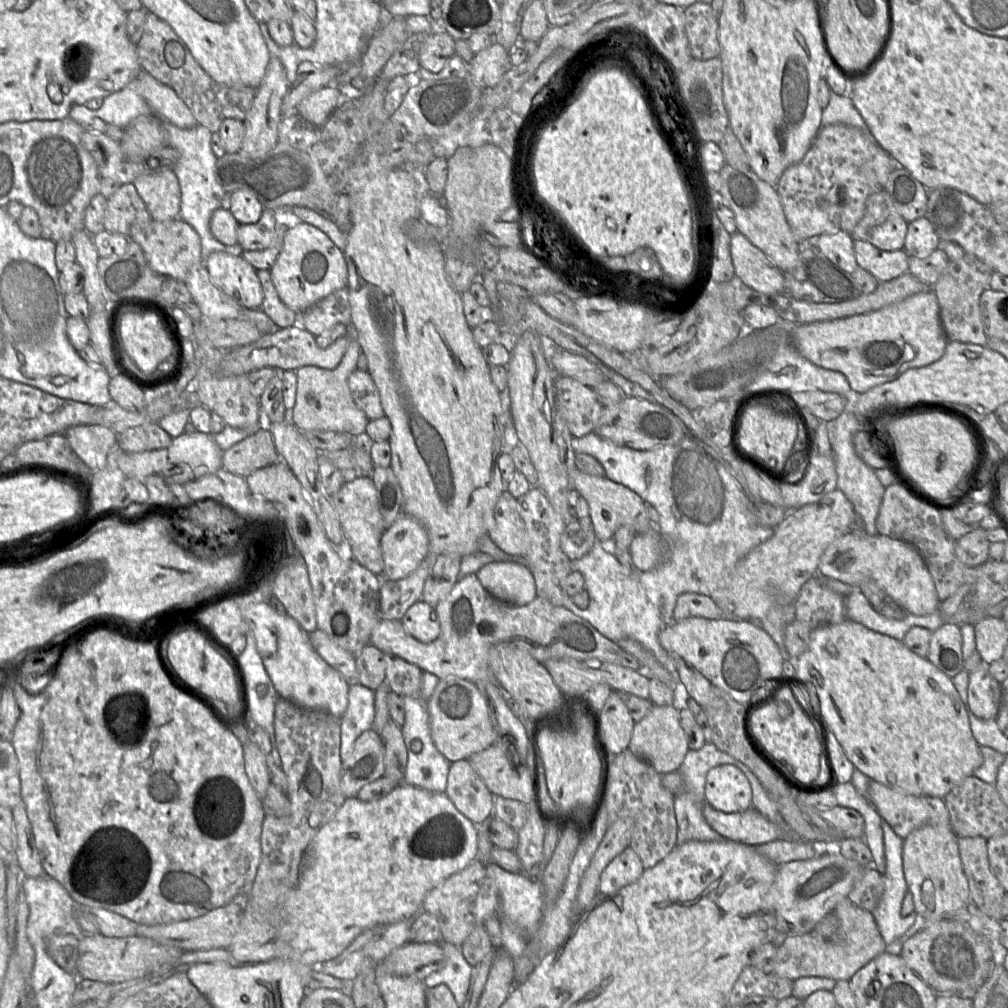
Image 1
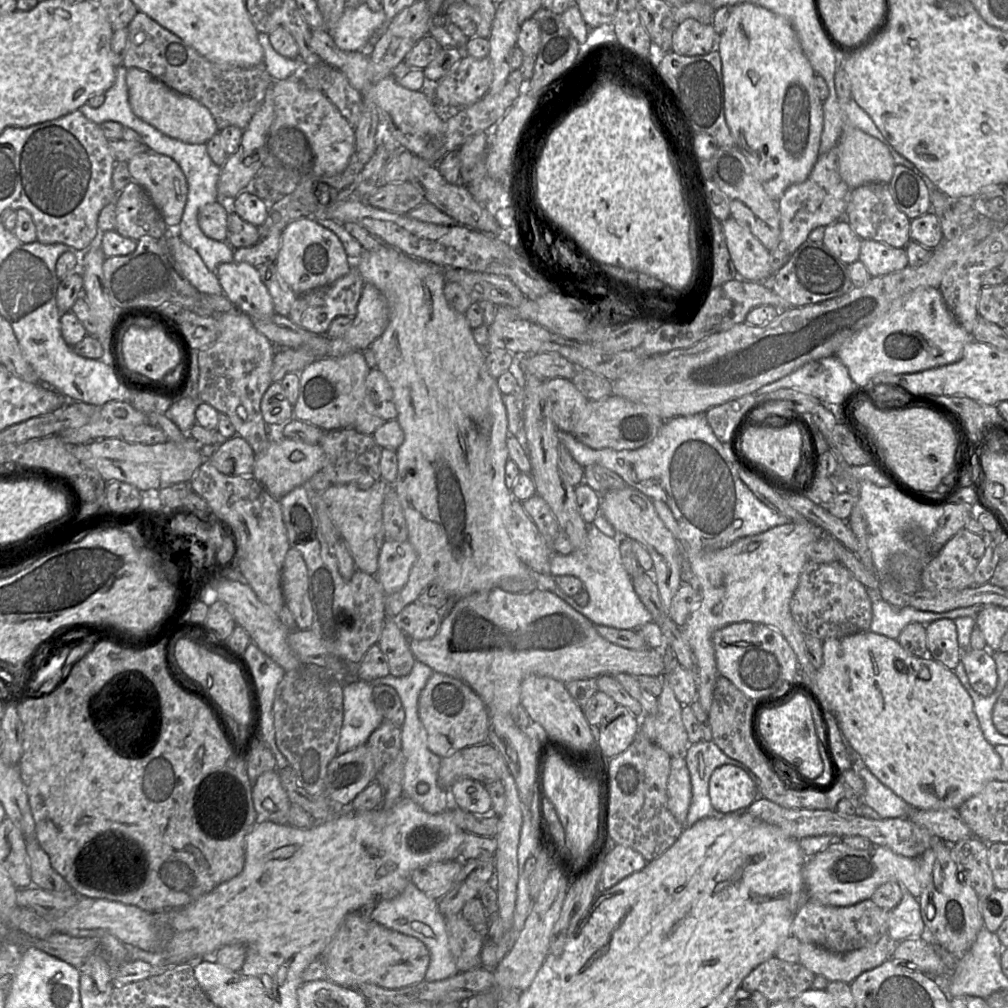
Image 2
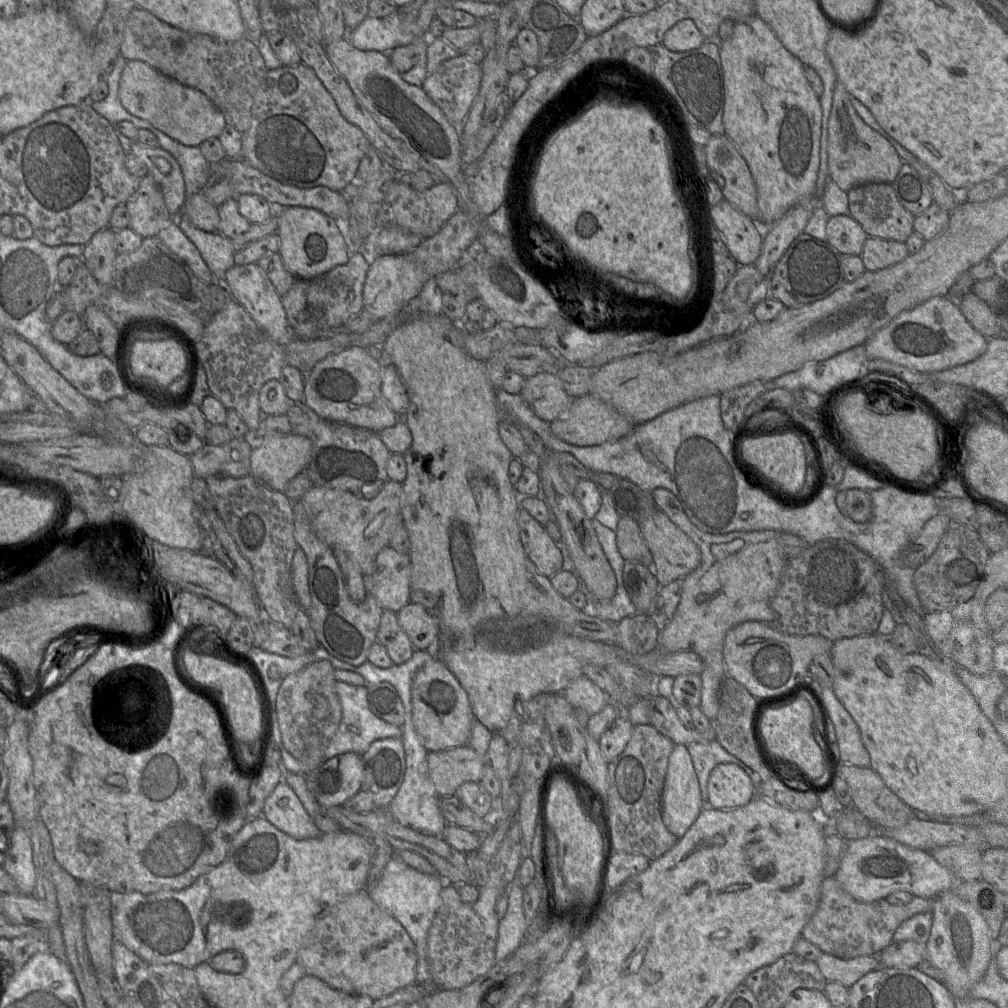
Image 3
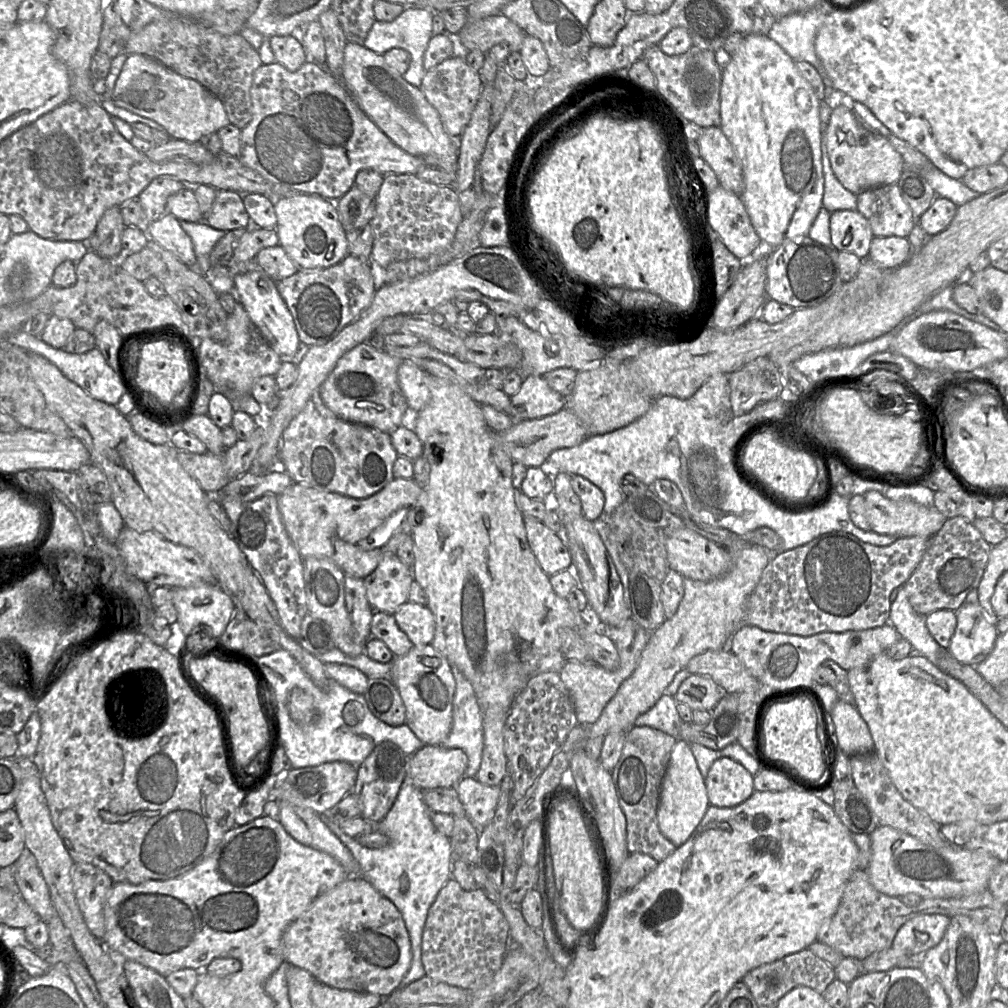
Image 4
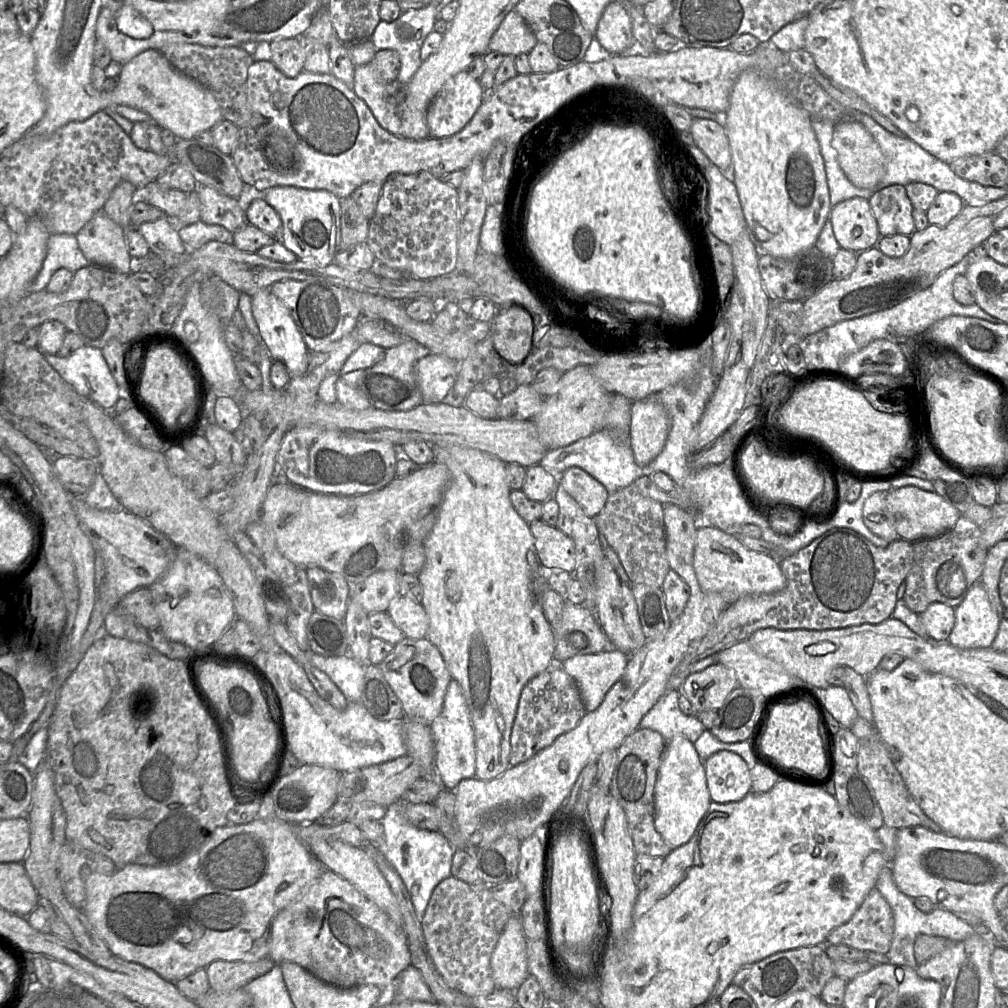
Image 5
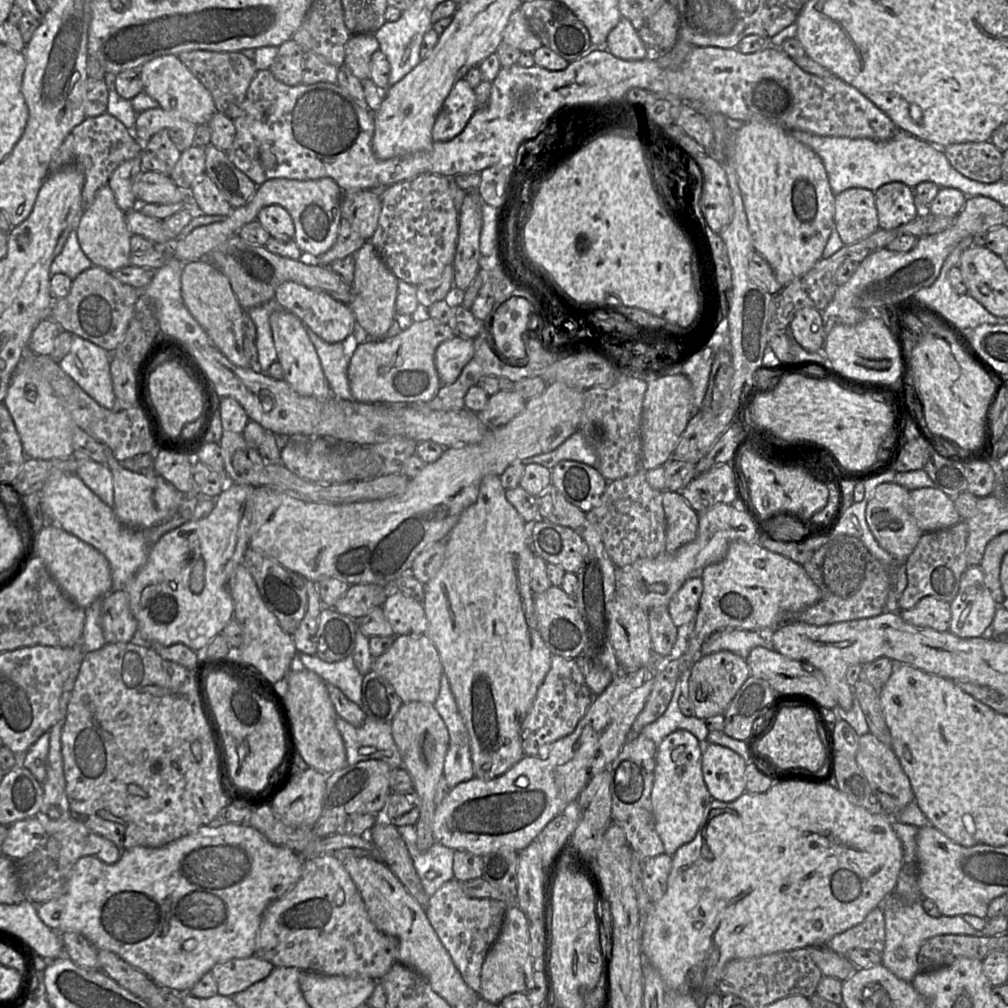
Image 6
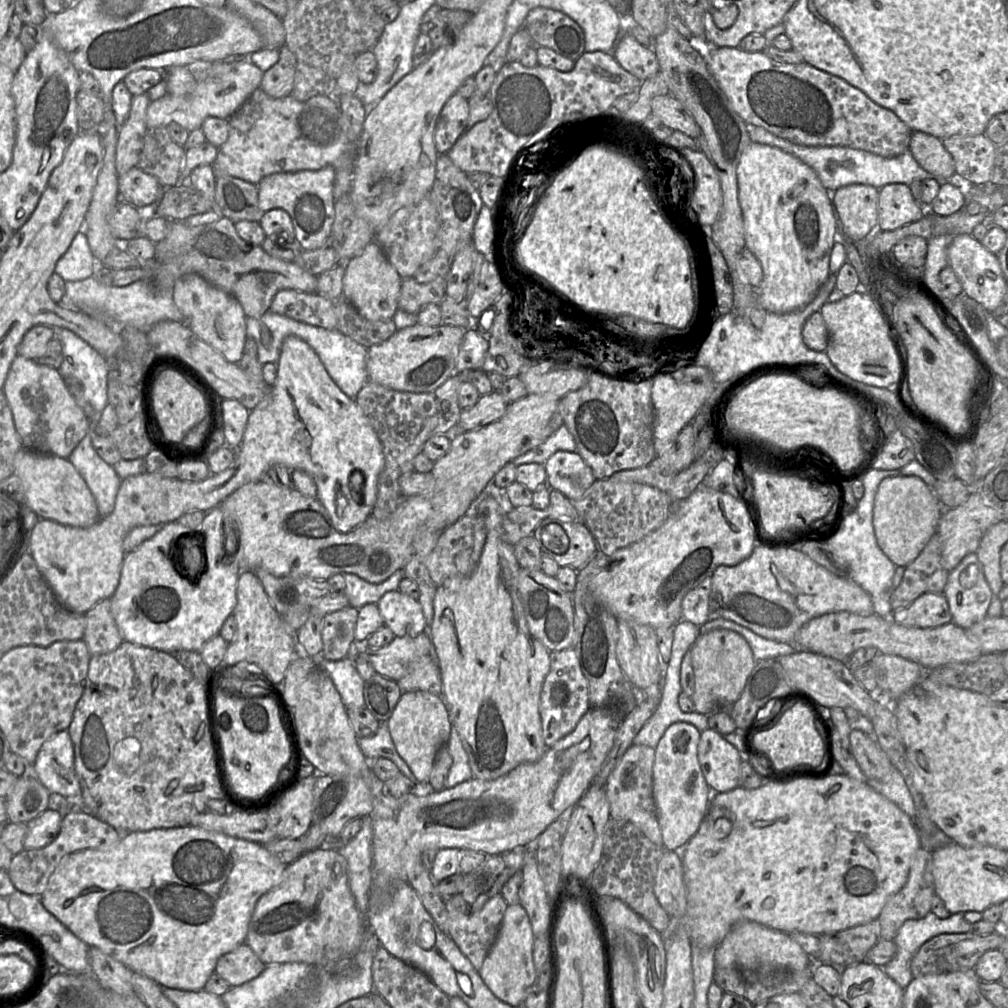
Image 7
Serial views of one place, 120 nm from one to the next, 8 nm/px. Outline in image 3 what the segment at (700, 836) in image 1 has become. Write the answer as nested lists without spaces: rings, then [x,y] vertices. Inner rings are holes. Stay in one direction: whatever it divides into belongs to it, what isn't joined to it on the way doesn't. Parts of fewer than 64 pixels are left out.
[[[718,741],[691,743],[687,746],[687,750],[698,778],[703,808],[705,804],[708,804],[708,779],[710,773],[722,763],[733,763],[742,768],[754,784],[756,796],[761,796],[760,785],[762,782],[760,776],[741,760],[728,753]]]

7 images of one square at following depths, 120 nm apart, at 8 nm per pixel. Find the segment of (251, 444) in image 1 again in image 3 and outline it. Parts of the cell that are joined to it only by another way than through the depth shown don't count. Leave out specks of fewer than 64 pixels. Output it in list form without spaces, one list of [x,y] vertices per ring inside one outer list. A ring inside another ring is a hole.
[[[233,438],[223,445],[205,444],[198,452],[191,455],[190,462],[195,476],[206,479],[210,476],[239,478],[250,474],[252,445],[245,438]]]

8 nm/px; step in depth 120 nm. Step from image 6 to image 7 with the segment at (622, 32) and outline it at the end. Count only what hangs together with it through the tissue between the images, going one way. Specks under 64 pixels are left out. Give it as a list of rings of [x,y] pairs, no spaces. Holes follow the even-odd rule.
[[[626,33],[616,46],[614,58],[622,68],[640,81],[656,75],[660,70],[652,47],[643,46],[629,33]]]

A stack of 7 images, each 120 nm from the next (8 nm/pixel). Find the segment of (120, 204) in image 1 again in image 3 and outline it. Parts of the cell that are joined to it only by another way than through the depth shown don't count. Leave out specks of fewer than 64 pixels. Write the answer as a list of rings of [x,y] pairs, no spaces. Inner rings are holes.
[[[149,175],[144,176],[139,188],[125,206],[129,213],[129,227],[143,239],[157,236],[175,218],[169,213],[159,186]]]

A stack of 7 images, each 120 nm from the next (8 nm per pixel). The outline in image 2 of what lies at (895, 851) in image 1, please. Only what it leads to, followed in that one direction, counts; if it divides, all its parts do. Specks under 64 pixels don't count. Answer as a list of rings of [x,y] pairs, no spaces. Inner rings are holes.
[[[901,886],[902,898],[889,911],[888,935],[900,942],[909,938],[926,937],[926,929],[920,913],[918,898]]]

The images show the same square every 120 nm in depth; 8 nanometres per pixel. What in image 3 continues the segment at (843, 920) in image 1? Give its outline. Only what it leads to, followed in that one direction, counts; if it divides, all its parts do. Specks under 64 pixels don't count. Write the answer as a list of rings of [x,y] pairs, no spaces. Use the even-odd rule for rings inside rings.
[[[822,953],[815,962],[827,981],[839,982],[847,988],[851,987],[865,974],[880,967],[876,955],[842,959]]]

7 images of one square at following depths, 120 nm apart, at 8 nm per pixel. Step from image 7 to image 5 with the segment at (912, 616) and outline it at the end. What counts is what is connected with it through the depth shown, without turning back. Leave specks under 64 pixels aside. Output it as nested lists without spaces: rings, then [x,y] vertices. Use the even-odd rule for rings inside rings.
[[[940,602],[931,603],[919,615],[929,639],[947,642],[955,624],[955,608]]]

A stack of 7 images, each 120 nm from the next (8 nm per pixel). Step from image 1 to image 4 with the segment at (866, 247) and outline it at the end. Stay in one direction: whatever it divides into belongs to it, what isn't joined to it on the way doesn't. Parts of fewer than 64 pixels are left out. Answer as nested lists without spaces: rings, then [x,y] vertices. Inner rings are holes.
[[[873,237],[868,258],[882,269],[896,269],[911,256],[913,248],[905,237]]]

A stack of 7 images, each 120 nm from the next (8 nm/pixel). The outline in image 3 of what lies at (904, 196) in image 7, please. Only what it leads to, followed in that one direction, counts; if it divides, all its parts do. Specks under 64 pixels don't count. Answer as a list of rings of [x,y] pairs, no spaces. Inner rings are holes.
[[[865,183],[847,192],[850,216],[856,220],[869,237],[906,242],[913,232],[914,216],[898,201],[888,183]]]

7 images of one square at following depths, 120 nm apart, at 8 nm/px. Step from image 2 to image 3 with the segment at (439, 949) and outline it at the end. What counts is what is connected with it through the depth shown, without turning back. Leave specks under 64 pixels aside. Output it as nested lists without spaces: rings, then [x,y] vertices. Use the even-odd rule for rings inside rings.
[[[390,859],[380,880],[372,885],[368,895],[383,911],[395,918],[414,942],[417,954],[416,982],[430,983],[427,938],[430,926],[441,904],[440,892],[445,881],[439,875],[428,875],[406,865],[400,859]]]

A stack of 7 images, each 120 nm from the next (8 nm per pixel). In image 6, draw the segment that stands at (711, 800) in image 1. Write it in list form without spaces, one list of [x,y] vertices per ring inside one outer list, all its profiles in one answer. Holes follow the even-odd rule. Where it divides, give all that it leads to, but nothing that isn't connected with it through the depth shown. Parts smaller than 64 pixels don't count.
[[[714,743],[702,744],[702,773],[713,799],[732,802],[746,792],[746,760]]]

